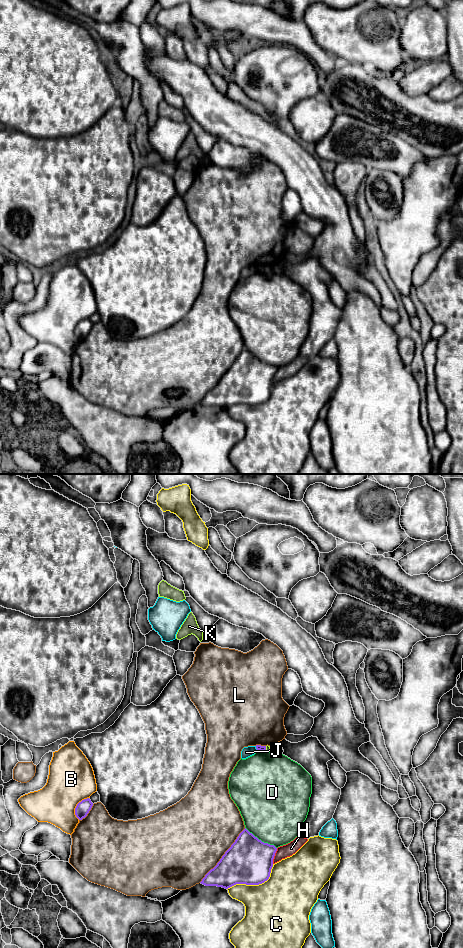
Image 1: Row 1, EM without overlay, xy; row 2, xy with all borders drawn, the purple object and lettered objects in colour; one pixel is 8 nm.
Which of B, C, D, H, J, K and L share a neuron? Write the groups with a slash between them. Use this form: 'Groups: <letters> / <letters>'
Groups: B / C / D / H K / J / L

